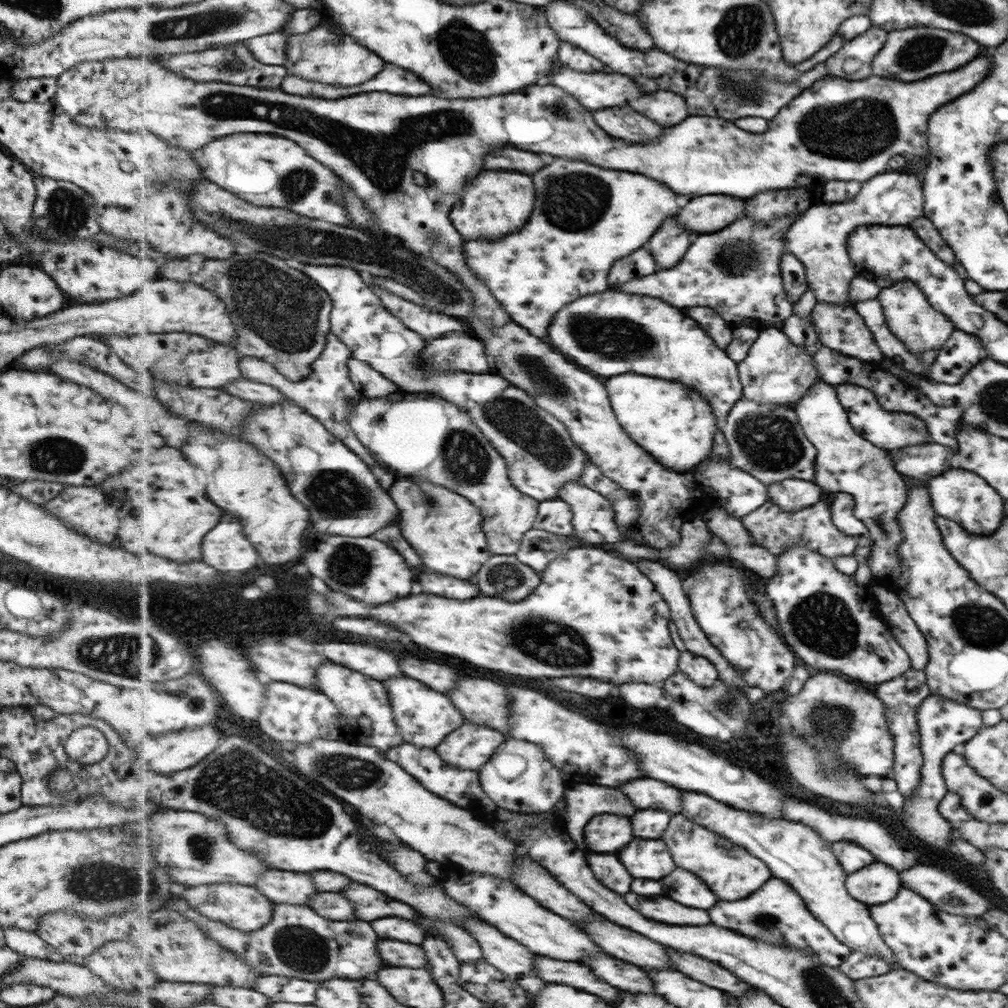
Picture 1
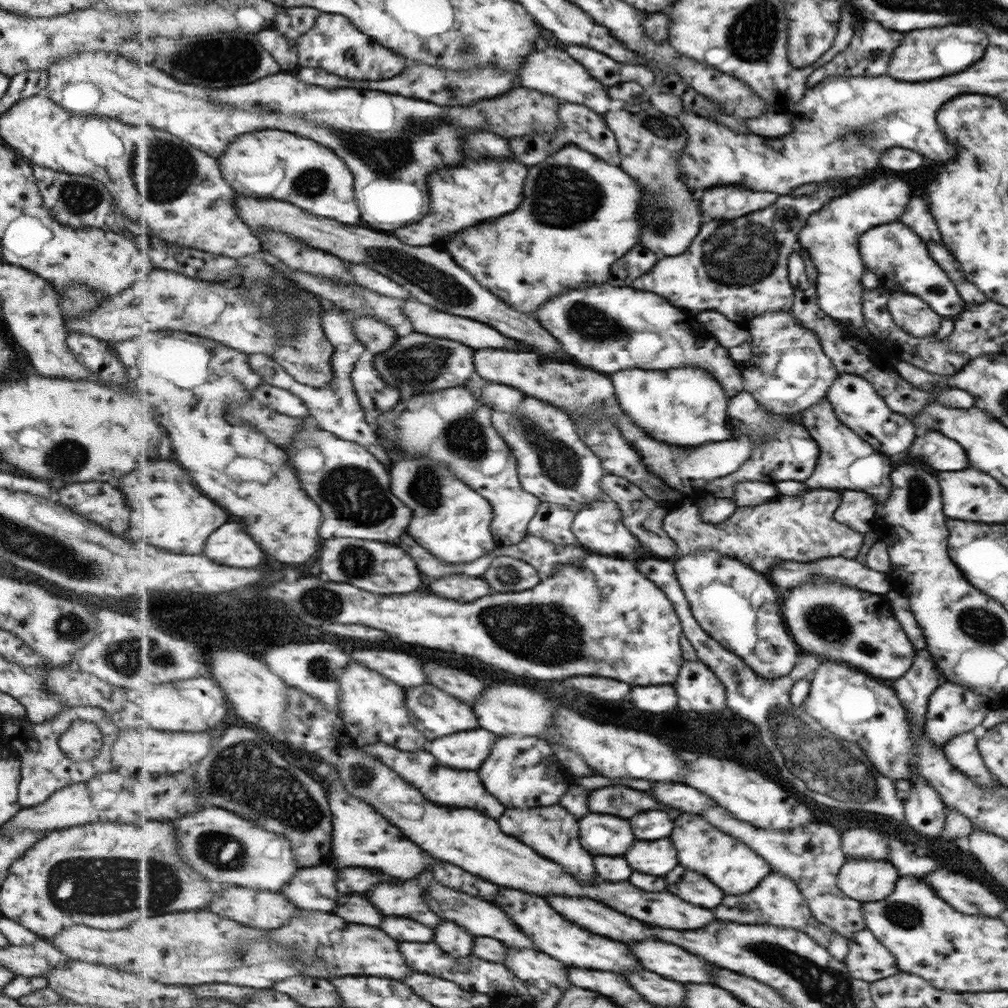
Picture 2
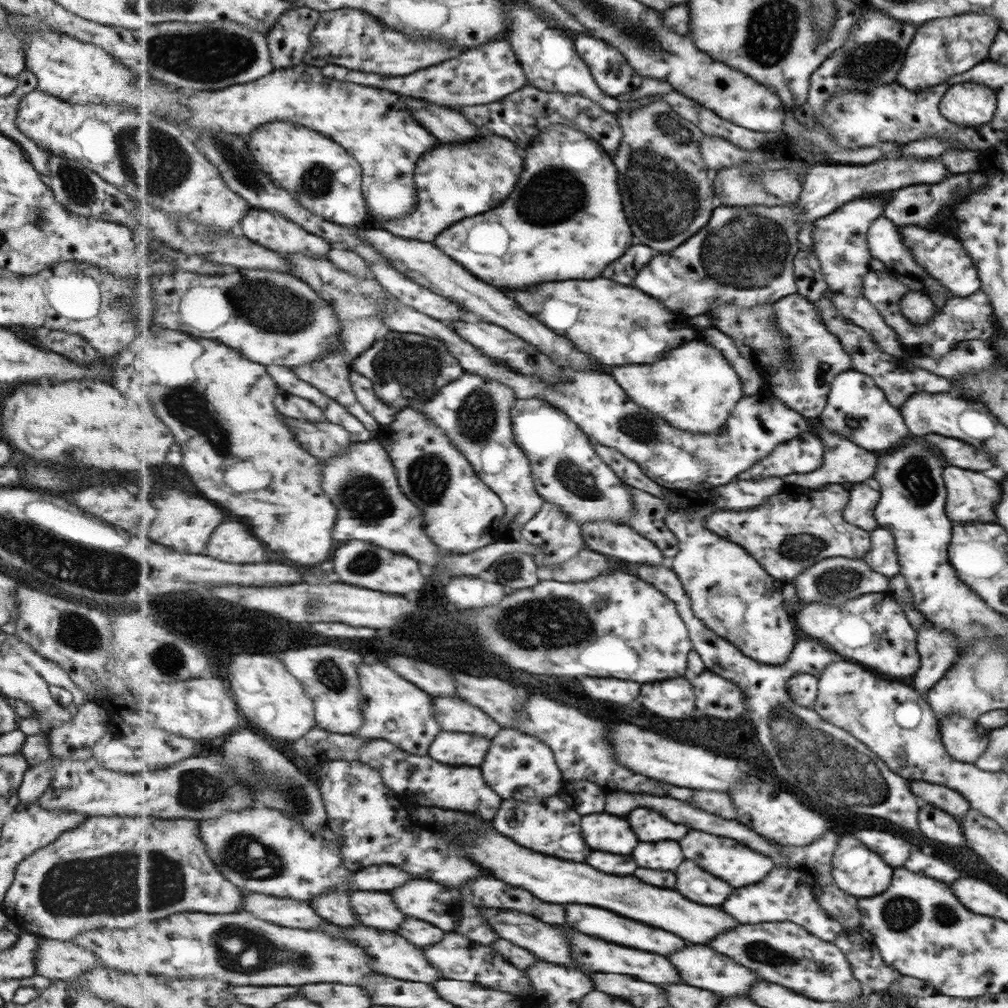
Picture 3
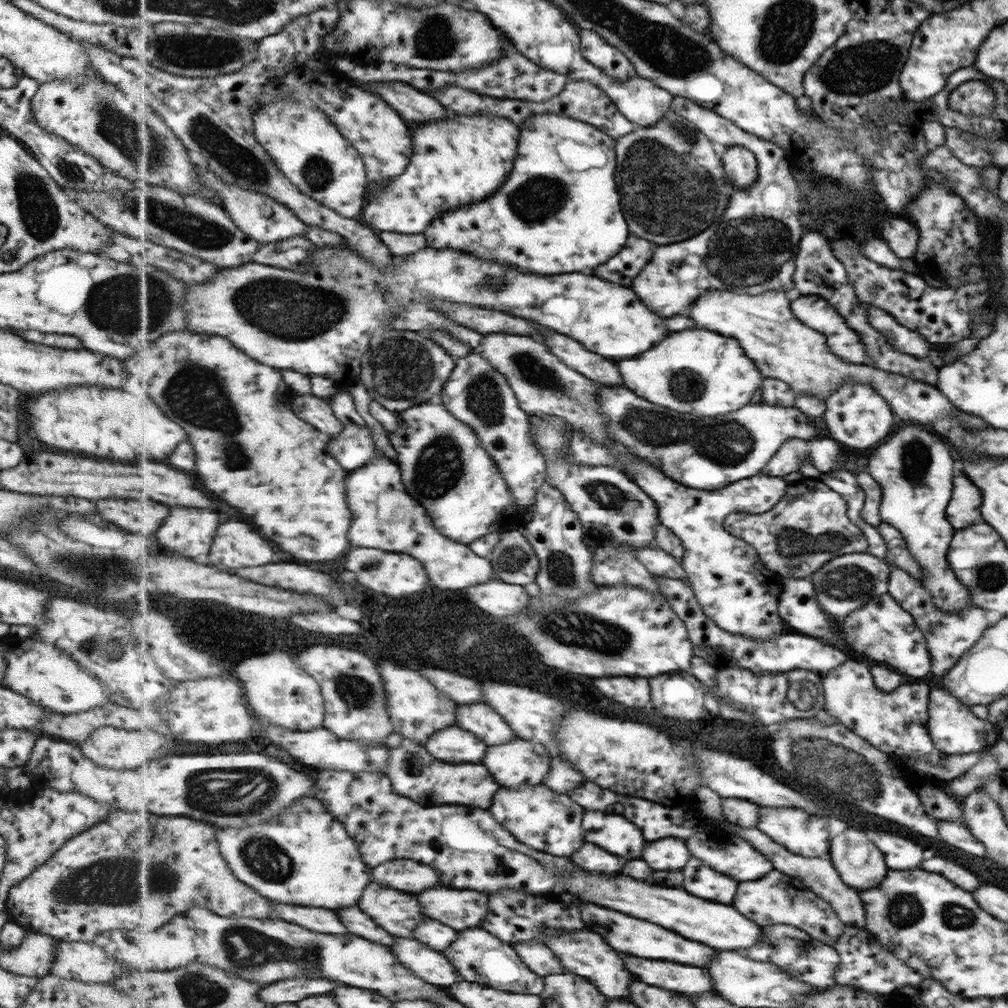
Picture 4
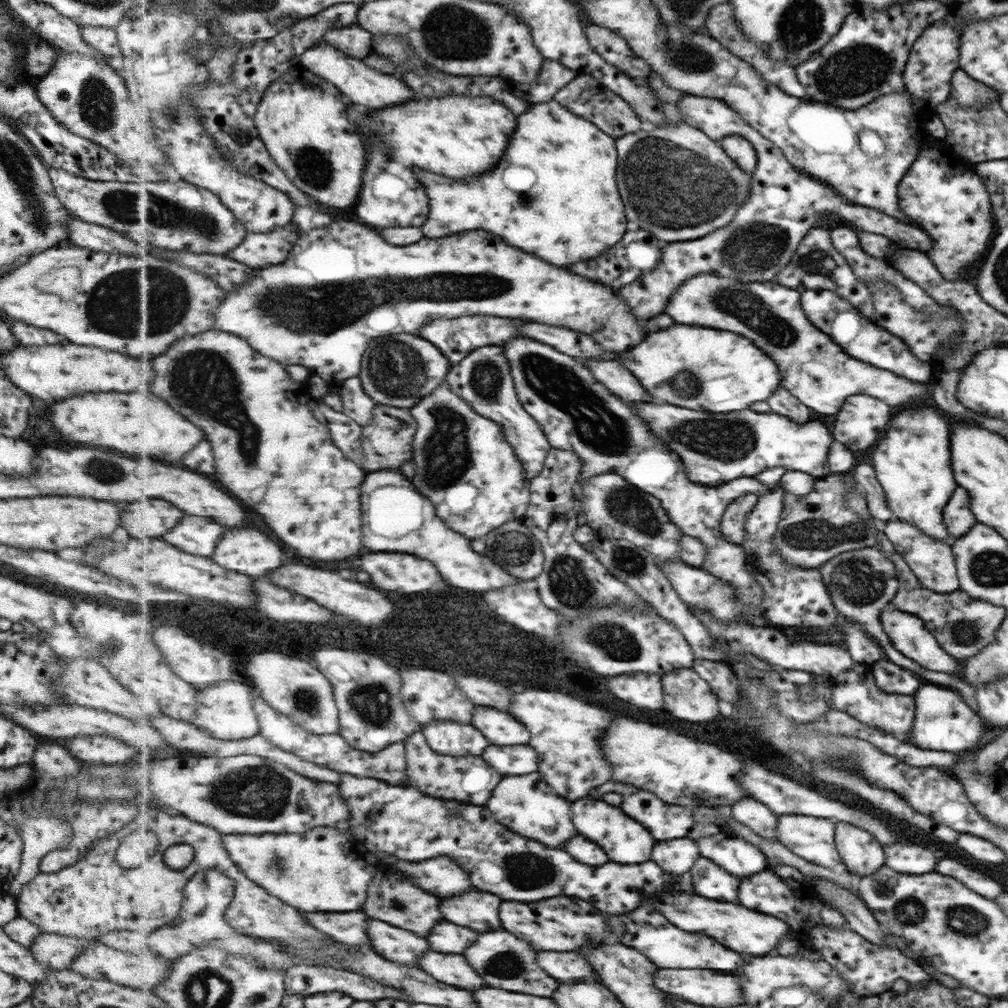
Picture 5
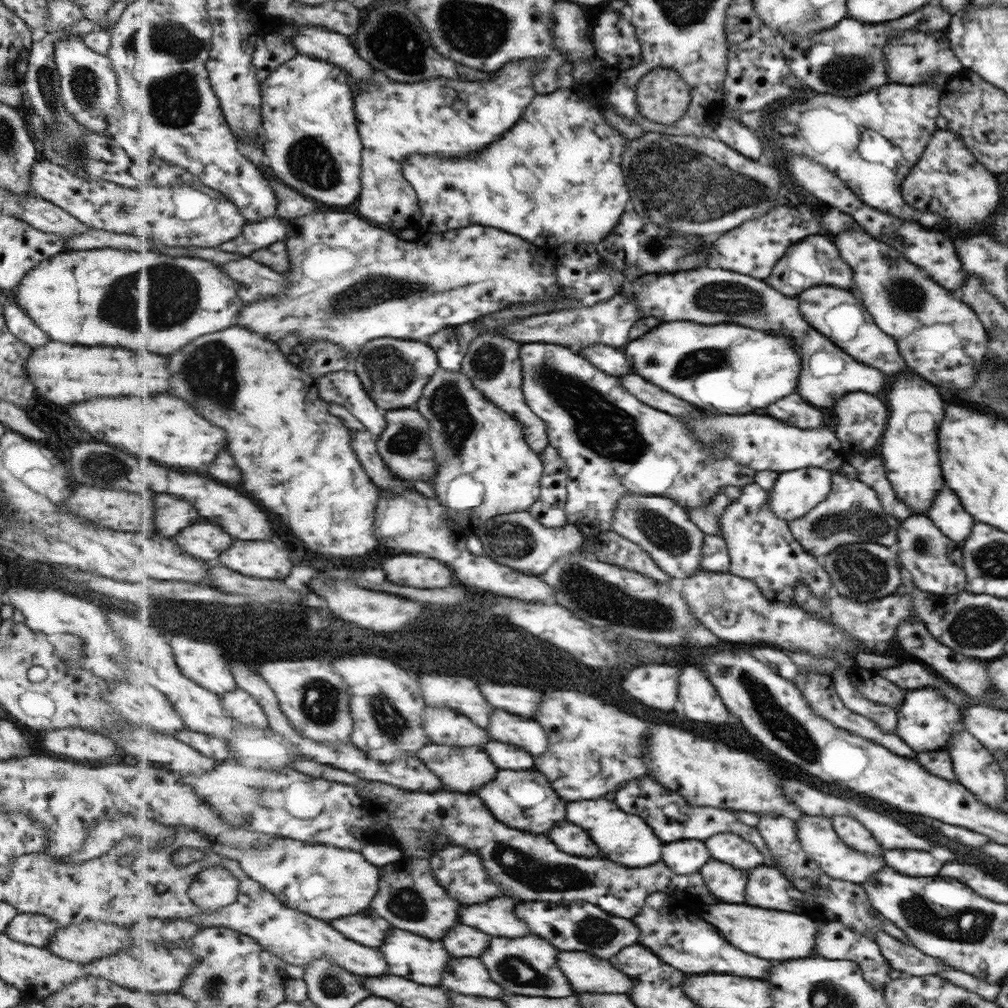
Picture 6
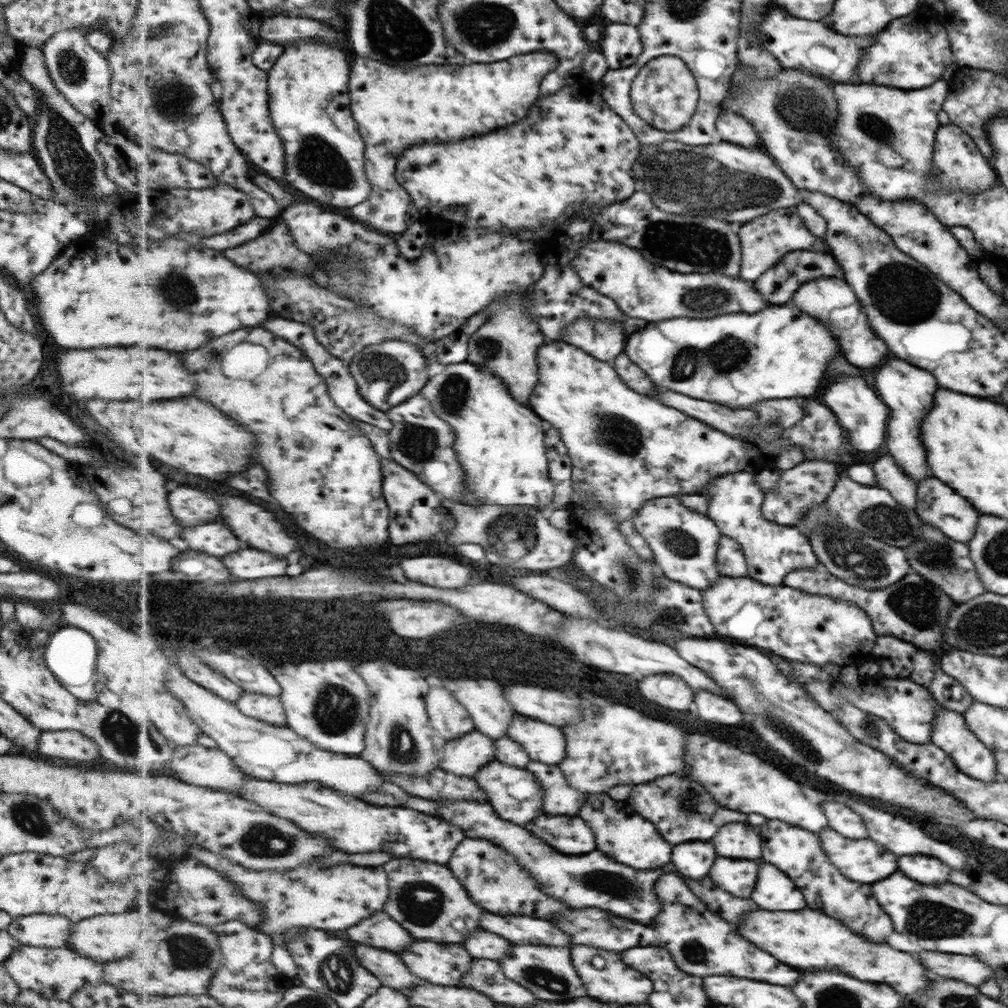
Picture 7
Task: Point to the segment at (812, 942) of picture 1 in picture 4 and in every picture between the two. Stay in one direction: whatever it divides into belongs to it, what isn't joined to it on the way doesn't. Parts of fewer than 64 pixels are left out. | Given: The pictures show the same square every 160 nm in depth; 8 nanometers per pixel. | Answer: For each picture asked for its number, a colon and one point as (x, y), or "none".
2: (778, 901)
3: (781, 898)
4: (777, 899)

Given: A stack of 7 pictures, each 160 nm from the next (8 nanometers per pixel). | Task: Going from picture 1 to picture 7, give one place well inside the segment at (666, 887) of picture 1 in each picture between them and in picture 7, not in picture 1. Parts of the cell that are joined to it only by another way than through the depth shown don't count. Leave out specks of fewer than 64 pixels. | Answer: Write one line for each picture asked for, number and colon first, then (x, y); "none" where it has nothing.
2: (697, 889)
3: (695, 883)
4: (701, 880)
5: (711, 880)
6: (730, 884)
7: (739, 877)

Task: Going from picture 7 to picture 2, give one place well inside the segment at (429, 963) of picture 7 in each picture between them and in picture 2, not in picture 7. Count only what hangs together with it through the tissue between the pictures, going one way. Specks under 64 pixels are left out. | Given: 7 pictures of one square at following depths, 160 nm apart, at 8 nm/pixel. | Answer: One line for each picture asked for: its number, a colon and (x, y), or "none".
2: (313, 888)
3: (334, 907)
4: (357, 922)
5: (397, 944)
6: (409, 955)

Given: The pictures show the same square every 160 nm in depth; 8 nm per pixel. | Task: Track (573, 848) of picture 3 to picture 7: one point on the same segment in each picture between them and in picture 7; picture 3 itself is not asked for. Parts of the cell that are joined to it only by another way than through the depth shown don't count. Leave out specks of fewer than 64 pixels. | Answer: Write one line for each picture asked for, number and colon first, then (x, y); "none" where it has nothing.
4: (549, 821)
5: (528, 805)
6: (525, 799)
7: (515, 793)

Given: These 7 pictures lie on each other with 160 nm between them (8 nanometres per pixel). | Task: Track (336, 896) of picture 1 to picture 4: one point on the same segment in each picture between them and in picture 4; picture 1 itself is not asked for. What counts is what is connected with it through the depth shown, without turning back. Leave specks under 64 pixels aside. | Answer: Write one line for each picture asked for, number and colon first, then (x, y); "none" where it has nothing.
2: (356, 909)
3: (378, 910)
4: (399, 913)

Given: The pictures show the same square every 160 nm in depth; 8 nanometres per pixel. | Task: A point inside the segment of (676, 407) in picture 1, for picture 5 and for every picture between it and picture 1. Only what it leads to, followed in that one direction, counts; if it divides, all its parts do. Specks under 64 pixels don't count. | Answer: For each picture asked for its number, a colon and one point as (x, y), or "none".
2: (686, 407)
3: (694, 388)
4: (697, 371)
5: (718, 371)

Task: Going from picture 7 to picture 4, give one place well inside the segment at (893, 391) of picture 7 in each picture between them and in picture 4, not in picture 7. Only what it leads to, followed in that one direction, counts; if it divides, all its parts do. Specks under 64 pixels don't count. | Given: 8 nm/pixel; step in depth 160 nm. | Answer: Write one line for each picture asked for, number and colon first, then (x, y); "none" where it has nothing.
4: (913, 469)
5: (911, 462)
6: (908, 450)

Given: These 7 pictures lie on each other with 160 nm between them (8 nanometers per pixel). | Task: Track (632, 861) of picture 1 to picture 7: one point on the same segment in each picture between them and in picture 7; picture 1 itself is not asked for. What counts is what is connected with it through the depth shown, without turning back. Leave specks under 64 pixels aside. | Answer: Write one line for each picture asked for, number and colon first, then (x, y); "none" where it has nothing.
2: (658, 858)
3: (666, 855)
4: (673, 854)
5: (677, 856)
6: (687, 856)
7: (695, 859)

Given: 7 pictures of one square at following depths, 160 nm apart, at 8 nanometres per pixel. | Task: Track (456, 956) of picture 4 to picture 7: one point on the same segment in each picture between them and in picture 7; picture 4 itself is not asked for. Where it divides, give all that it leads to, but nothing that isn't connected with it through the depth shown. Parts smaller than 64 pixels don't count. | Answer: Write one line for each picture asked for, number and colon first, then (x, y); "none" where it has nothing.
5: (507, 961)
6: (506, 959)
7: (549, 971)

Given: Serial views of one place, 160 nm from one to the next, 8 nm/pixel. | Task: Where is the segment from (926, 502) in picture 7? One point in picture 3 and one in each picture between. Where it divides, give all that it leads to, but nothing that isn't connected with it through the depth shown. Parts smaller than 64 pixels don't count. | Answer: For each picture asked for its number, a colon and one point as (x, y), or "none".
3: (970, 496)
4: (963, 510)
5: (959, 520)
6: (946, 513)

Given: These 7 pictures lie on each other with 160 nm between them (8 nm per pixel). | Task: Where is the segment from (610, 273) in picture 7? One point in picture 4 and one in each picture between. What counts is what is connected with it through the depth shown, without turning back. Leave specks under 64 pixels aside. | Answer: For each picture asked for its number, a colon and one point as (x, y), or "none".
4: (765, 325)
5: (817, 371)
6: (709, 296)

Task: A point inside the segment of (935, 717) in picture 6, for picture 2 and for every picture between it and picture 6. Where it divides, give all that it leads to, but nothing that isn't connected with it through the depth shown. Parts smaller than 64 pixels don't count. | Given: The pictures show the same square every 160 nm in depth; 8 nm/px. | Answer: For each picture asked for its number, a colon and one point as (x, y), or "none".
2: (961, 752)
3: (965, 740)
4: (954, 730)
5: (943, 722)

